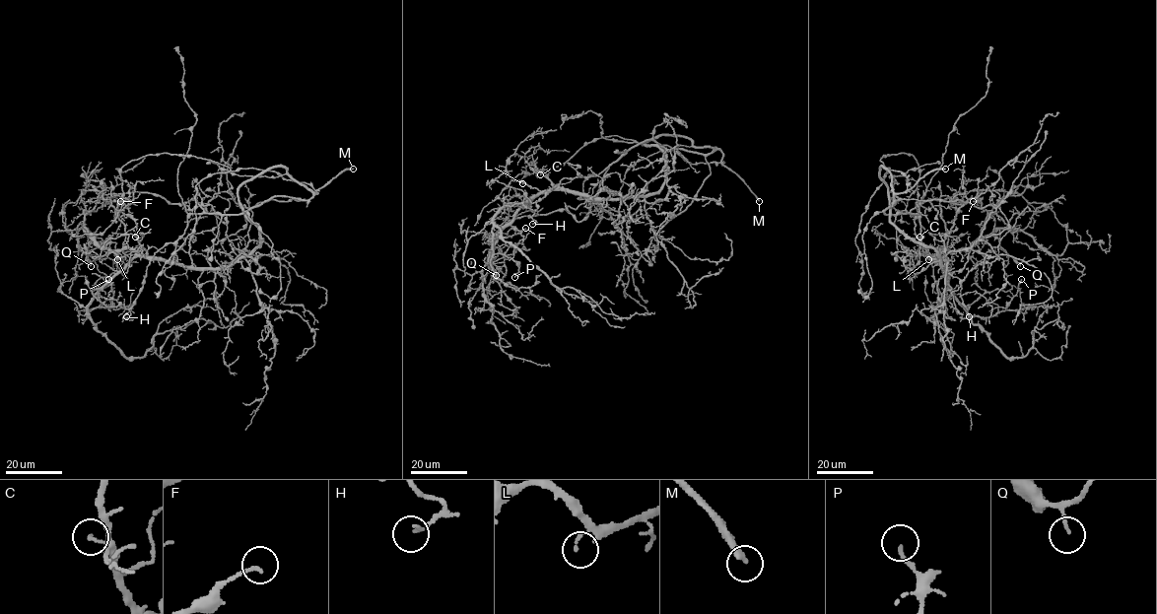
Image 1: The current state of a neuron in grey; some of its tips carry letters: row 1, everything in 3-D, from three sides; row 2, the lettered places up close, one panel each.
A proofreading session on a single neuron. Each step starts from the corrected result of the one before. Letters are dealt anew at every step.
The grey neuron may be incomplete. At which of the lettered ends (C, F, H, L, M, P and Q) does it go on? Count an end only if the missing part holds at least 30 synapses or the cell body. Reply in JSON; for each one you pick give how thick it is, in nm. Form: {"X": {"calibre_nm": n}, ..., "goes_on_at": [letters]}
{"L": {"calibre_nm": 110}, "M": {"calibre_nm": 240}, "goes_on_at": ["L", "M"]}

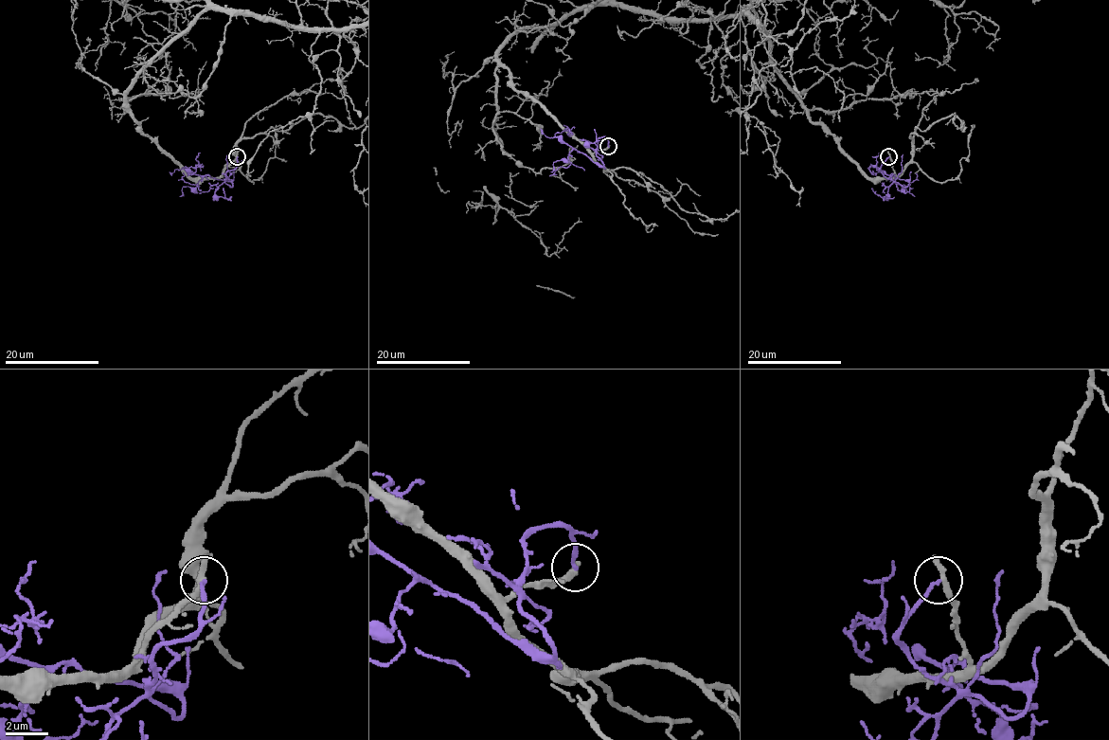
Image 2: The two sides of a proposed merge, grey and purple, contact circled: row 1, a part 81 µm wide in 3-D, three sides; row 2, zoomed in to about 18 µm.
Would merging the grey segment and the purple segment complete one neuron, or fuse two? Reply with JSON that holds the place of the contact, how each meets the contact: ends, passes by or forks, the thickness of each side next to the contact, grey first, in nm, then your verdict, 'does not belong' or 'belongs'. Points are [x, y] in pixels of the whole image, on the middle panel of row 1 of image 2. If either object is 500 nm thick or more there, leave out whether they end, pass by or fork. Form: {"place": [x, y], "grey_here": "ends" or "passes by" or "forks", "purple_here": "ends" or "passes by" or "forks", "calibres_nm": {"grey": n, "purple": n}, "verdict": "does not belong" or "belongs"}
{"place": [608, 146], "grey_here": "ends", "purple_here": "ends", "calibres_nm": {"grey": 360, "purple": 170}, "verdict": "does not belong"}

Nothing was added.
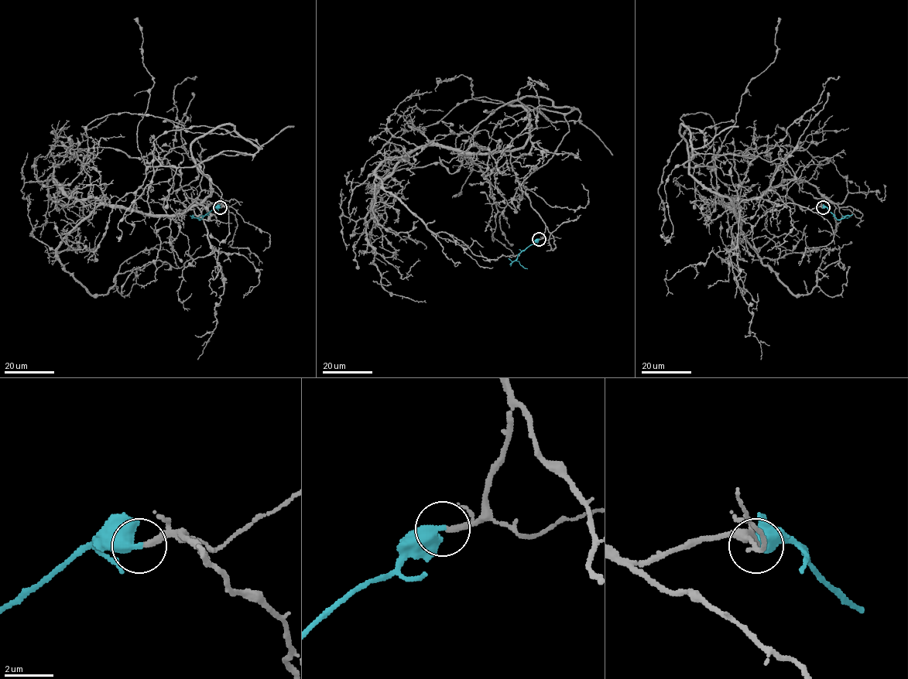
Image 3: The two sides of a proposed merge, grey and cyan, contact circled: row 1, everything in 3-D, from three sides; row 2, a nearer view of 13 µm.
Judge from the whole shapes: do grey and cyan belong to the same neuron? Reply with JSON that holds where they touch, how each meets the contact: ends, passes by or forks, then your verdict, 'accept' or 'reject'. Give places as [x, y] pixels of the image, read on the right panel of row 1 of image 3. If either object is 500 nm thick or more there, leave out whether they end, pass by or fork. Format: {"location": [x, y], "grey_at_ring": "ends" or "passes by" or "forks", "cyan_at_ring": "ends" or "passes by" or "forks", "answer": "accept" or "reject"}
{"location": [823, 207], "answer": "accept"}

